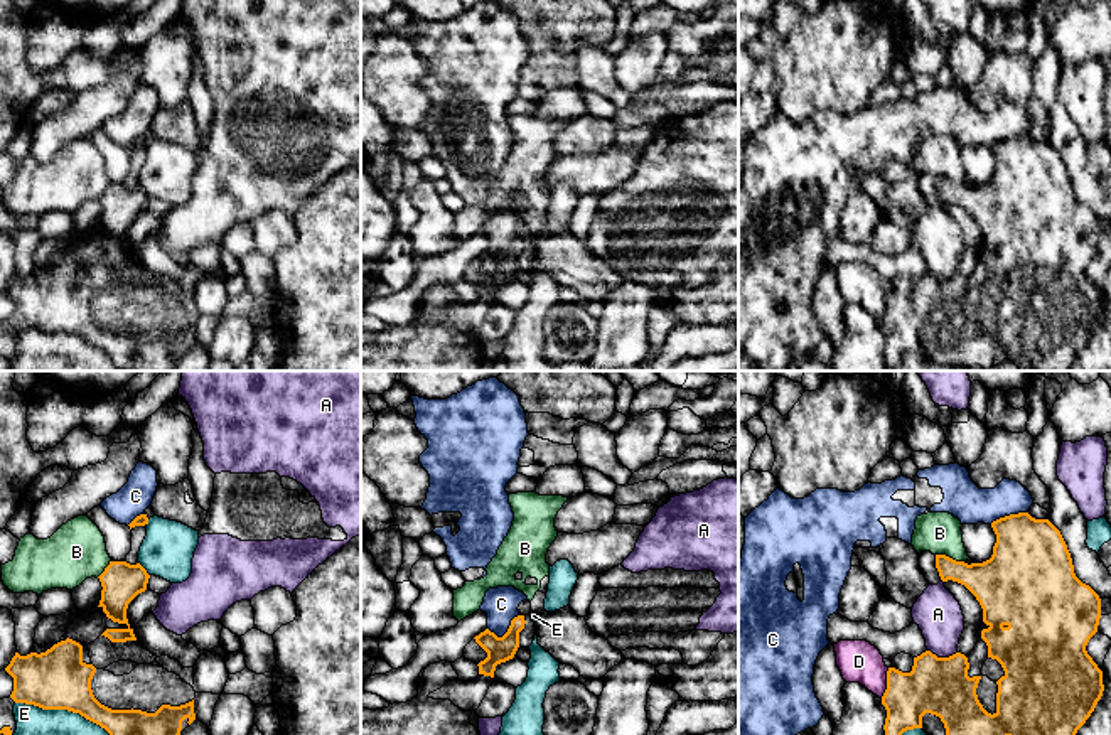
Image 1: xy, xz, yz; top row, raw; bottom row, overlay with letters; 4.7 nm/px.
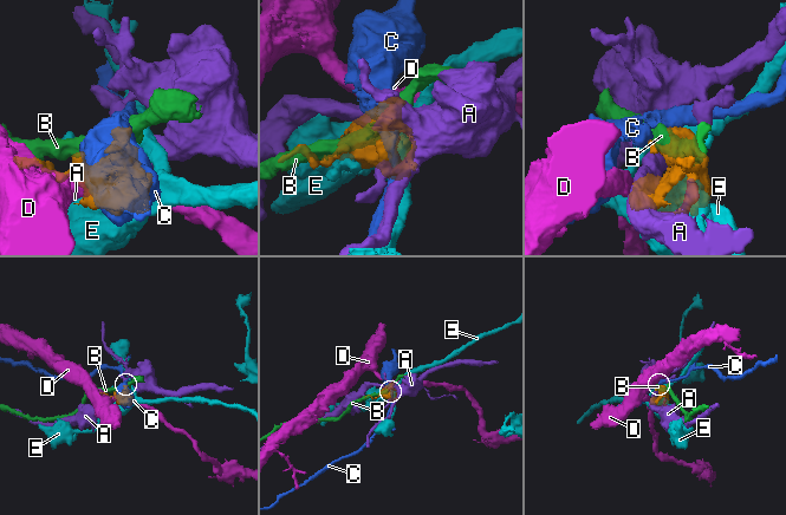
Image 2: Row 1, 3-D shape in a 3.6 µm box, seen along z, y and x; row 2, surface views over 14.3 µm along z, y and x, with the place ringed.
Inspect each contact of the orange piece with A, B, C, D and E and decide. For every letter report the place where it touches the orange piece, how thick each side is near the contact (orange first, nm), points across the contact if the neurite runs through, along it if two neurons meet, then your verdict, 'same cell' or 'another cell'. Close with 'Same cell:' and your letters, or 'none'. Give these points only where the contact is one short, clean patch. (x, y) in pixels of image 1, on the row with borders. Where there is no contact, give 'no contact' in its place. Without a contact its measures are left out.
A: yz (943, 658) | 280/220 nm | another cell
B: yz (948, 557) | 220/200 nm | another cell
C: xz (506, 633) | 130/160 nm | another cell
D: yz (887, 683) | 280/200 nm | along yz (889, 668), (885, 692), (880, 697) | another cell
E: xy (63, 708) | 280/140 nm | another cell
Same cell: none

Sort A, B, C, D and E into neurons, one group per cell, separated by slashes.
A / B / C / D / E

